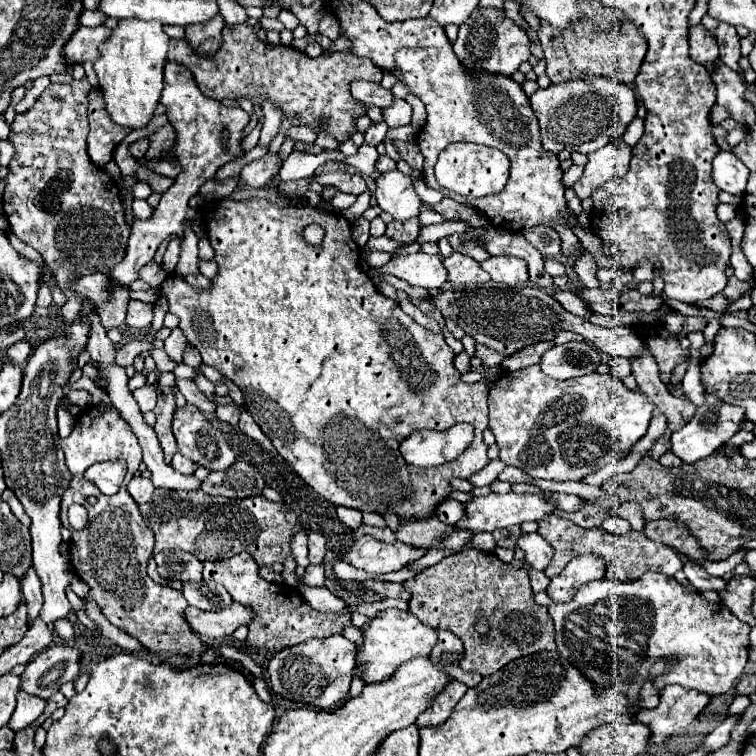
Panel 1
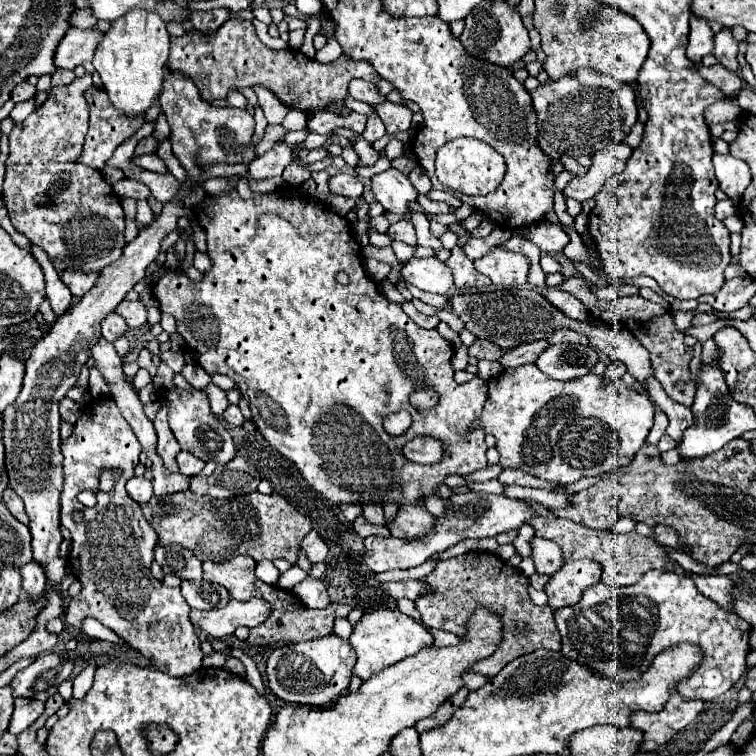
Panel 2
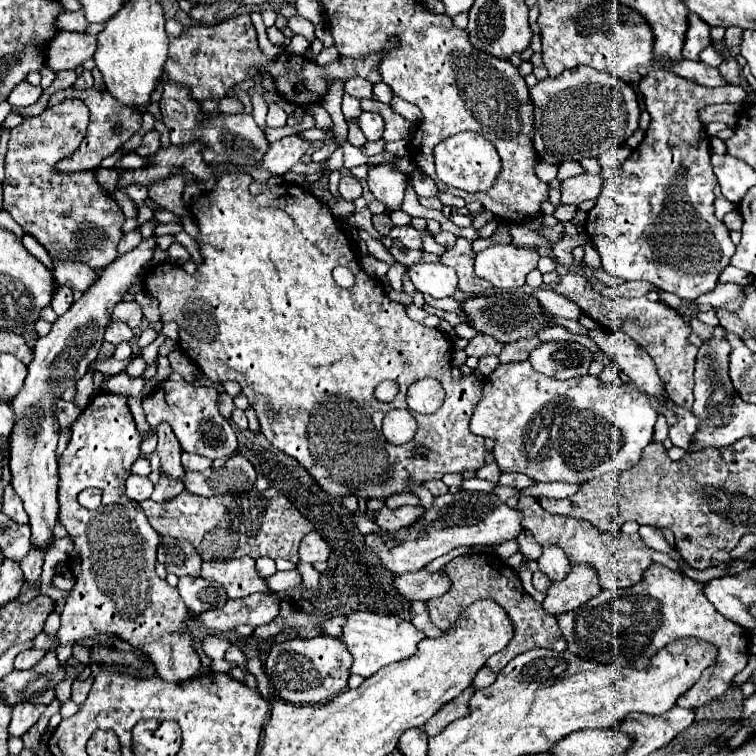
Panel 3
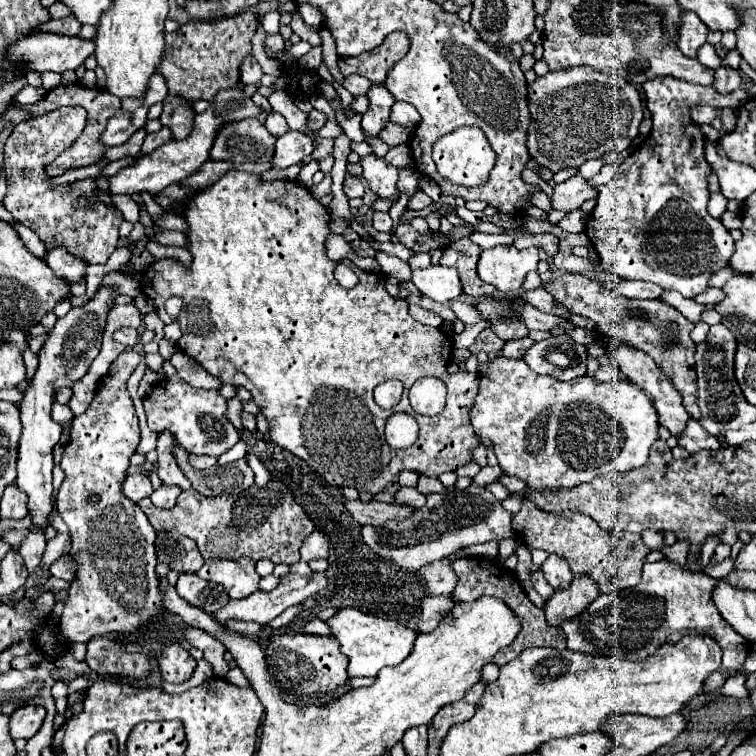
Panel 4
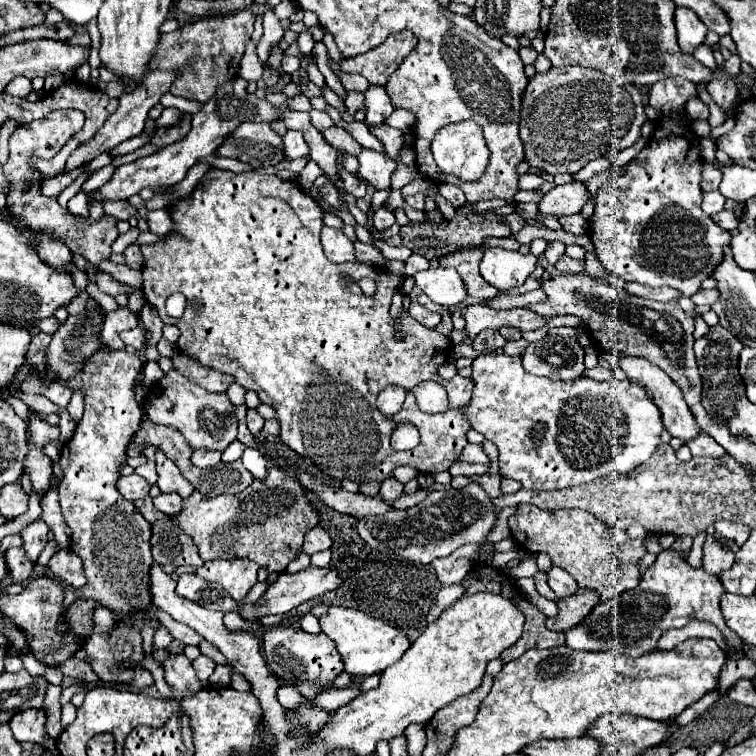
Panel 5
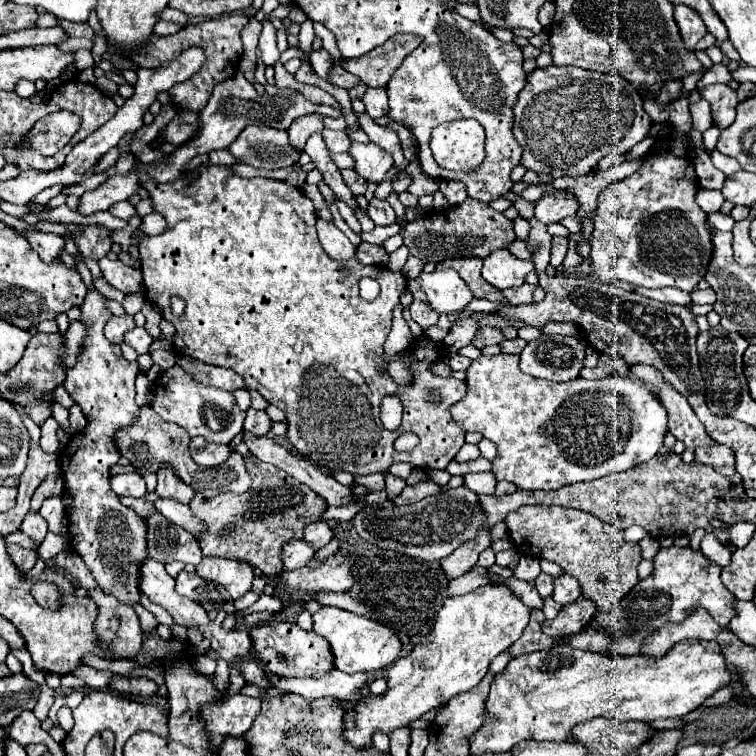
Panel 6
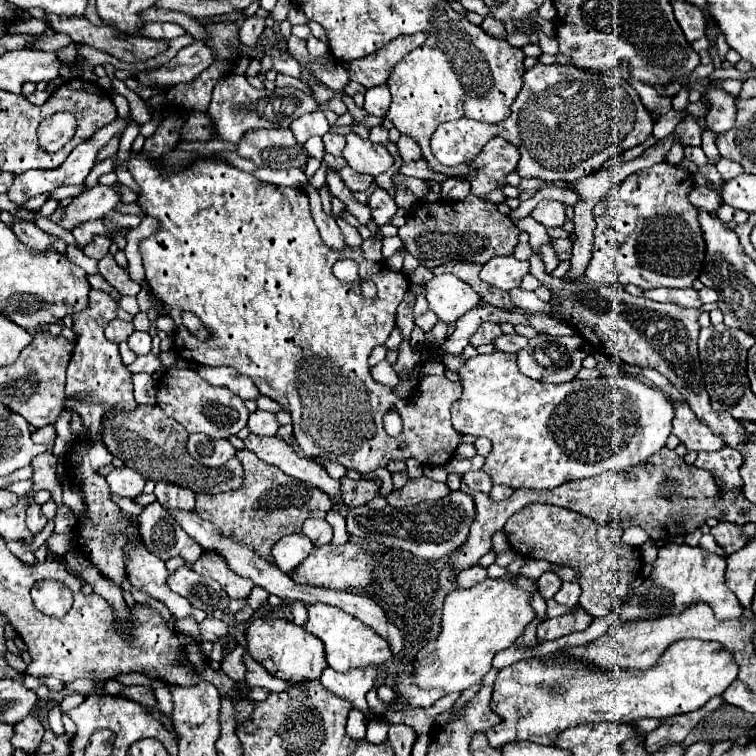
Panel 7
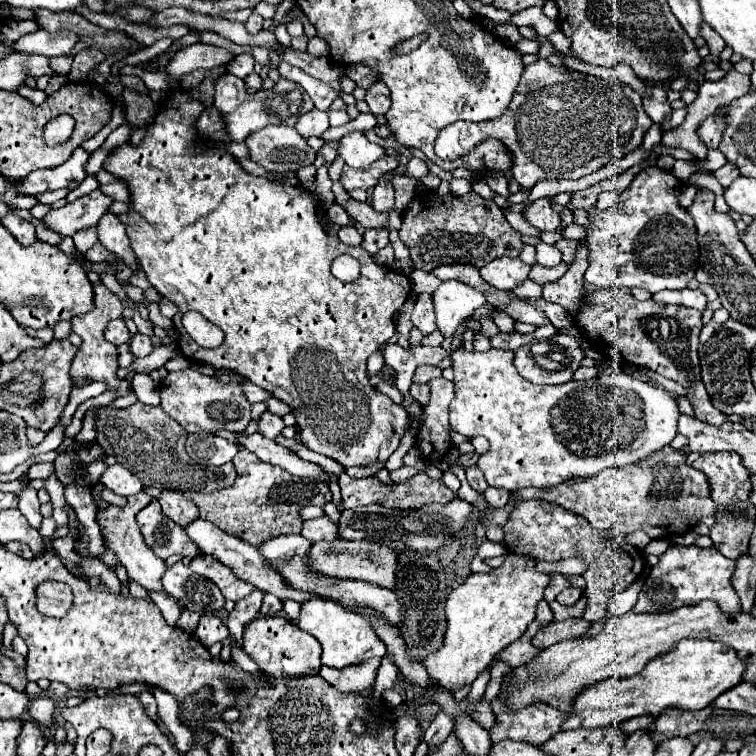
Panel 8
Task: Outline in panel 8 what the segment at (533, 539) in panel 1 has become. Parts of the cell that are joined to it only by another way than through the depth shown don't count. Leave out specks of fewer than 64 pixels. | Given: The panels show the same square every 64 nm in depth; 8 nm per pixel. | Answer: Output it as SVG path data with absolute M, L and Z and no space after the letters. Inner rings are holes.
M570 586L570 588L562 590L562 592L556 596L556 600L558 600L560 604L572 606L572 604L576 604L576 602L580 600L580 596L582 596L582 588L574 588L574 586Z

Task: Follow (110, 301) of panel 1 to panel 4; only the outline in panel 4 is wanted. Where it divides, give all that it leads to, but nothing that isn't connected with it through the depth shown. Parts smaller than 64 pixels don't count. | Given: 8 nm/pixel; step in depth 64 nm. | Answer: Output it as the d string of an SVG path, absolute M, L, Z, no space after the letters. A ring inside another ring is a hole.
M64 248L50 250L44 260L54 270L54 274L68 284L76 284L76 282L86 280L86 266L88 264L84 264L80 258L64 252ZM120 328L120 330L114 332L114 340L116 342L122 342L124 346L134 346L138 342L138 336L140 334L134 328Z

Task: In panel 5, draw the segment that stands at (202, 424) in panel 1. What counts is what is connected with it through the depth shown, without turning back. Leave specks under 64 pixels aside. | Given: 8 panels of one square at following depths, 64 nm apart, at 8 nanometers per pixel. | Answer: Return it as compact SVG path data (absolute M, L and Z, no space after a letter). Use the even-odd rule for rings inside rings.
M176 370L164 374L162 380L158 380L144 398L148 420L178 430L192 450L224 452L230 442L236 440L236 418L232 414L232 408L234 406L224 392L208 392L188 378L180 376Z

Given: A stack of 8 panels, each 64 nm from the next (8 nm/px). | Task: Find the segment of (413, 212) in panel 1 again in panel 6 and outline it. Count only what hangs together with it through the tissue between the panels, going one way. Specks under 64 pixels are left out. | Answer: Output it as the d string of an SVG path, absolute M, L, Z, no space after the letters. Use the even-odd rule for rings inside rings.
M354 142L350 148L350 154L356 160L354 170L362 178L366 178L368 182L374 182L374 184L380 184L394 164L392 156L388 156L388 152L384 152L380 146L376 146L372 142L370 144Z

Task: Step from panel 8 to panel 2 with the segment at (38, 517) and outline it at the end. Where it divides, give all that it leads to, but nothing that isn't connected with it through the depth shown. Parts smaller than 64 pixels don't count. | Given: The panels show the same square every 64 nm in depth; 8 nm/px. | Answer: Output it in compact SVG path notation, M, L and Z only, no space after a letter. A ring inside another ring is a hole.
M30 562L24 568L20 568L20 574L22 574L22 590L26 592L28 600L32 602L40 600L46 586L44 572L40 572L40 566L36 562Z

